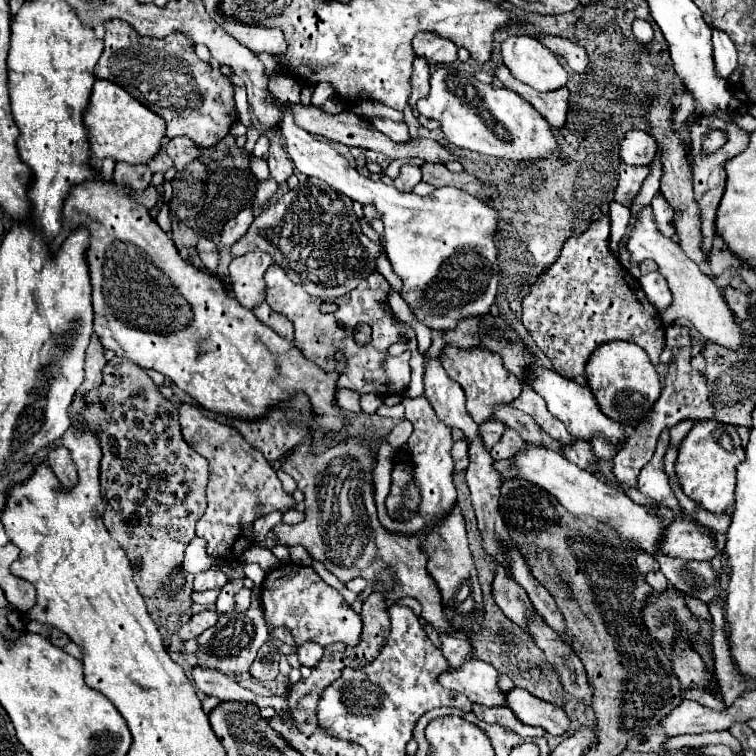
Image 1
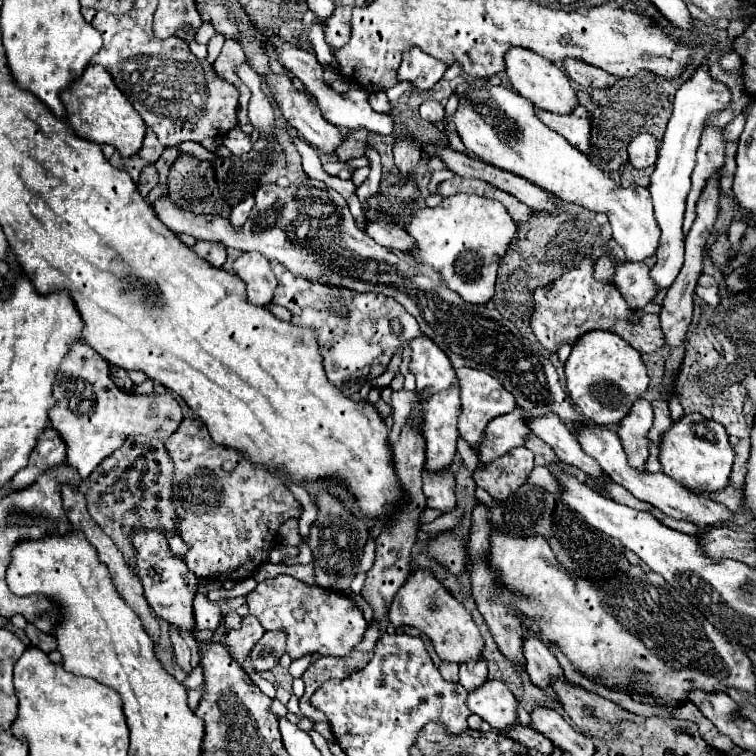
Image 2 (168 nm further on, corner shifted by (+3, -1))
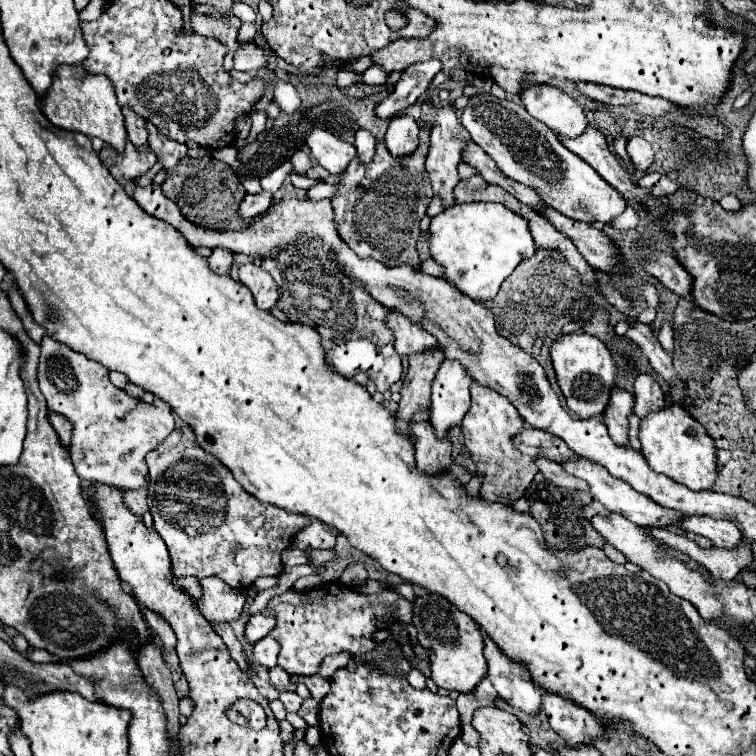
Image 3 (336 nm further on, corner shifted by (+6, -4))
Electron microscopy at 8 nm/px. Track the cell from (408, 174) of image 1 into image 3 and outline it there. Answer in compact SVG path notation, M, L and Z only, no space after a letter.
M395 116L385 134L385 146L391 156L401 158L415 152L419 146L419 126L409 116Z

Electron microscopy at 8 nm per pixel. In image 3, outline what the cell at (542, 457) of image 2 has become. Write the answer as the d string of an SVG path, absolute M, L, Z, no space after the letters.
M537 456L535 458L535 464L537 464L539 472L545 476L545 480L553 482L555 486L565 488L565 490L587 490L585 480L575 478L569 472L565 472L561 464L555 464L553 460L547 460L545 456Z

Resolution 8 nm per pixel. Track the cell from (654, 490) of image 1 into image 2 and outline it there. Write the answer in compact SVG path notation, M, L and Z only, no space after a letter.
M646 399L634 401L630 413L618 423L616 433L622 437L628 463L644 471L644 463L648 459L648 429L652 427L652 405Z

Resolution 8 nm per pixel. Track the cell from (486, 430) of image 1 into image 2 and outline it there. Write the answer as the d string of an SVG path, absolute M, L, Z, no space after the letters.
M514 409L508 415L496 417L494 421L490 421L490 427L486 427L480 459L482 461L498 459L510 449L524 445L530 435L532 429L528 427L528 417L526 413L522 413L522 409Z

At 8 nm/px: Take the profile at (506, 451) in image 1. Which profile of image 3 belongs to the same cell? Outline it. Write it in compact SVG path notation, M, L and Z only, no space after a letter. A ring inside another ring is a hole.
M471 384L471 408L461 422L461 434L465 440L465 448L471 454L471 460L477 466L477 476L483 478L479 496L489 502L511 504L523 496L533 476L539 472L533 458L515 450L511 438L523 428L523 418L517 414L515 406L509 404L507 398L499 396L493 388L483 388L483 384ZM477 424L487 424L477 432Z

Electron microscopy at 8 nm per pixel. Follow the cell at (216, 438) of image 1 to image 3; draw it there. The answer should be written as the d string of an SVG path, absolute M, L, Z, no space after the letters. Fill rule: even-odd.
M189 426L175 428L155 452L147 454L145 460L149 466L147 502L151 506L155 530L169 548L171 570L177 578L193 576L201 580L207 576L217 576L231 588L249 588L255 578L277 576L283 570L279 558L281 552L291 544L293 536L311 522L309 516L283 512L281 508L275 508L275 504L263 504L247 494L233 474L197 444L197 438ZM185 464L193 464L193 470L185 470ZM257 516L263 516L265 524L261 528L249 526L249 522Z

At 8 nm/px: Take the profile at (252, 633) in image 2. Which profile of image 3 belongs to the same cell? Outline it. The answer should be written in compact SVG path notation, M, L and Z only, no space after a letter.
M261 610L261 612L257 612L255 616L249 618L249 622L245 626L245 640L249 644L255 644L263 636L267 636L273 626L275 626L275 616L269 614L267 610Z

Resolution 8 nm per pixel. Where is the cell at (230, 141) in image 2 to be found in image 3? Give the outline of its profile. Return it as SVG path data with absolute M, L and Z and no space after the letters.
M253 114L253 128L251 128L249 136L247 136L247 144L253 142L265 130L265 120L267 120L267 114L265 116L263 114Z

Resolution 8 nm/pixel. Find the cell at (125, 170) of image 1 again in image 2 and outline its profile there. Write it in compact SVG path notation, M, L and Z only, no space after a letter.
M132 155L130 159L126 159L126 163L124 163L124 169L130 173L130 177L136 181L138 179L138 175L140 175L140 169L146 165L146 161L142 161L138 155Z

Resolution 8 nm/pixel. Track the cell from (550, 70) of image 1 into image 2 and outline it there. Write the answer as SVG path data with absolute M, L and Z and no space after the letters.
M510 49L510 53L506 55L506 75L514 91L518 91L522 97L526 97L534 107L542 111L550 111L556 115L570 115L578 105L576 93L566 73L558 69L554 63L546 61L544 57L538 57L536 53L530 53L524 49Z

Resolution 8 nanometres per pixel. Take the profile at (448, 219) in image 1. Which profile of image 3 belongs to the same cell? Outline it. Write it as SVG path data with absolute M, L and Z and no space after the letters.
M495 202L453 204L433 216L427 246L435 262L443 268L447 282L479 302L491 300L501 282L517 268L517 264L535 254L527 220Z

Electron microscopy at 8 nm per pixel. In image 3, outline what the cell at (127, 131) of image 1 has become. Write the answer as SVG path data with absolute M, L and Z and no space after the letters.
M81 64L59 68L59 78L53 78L53 84L43 98L41 110L57 128L81 132L89 138L101 138L105 144L113 146L115 152L123 152L127 144L127 128L115 96L115 86L107 80L107 76L89 74Z

